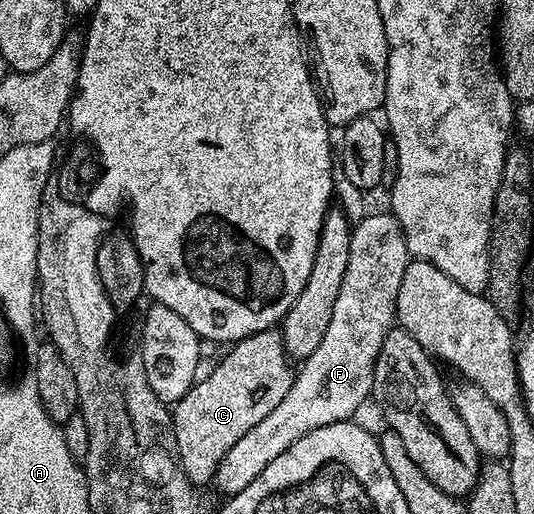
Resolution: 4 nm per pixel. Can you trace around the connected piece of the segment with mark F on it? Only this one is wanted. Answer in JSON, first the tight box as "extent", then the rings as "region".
{"extent":[214,212,410,496],"region":[[[390,212],[384,214],[368,214],[359,223],[352,227],[350,236],[350,254],[346,260],[346,276],[342,276],[342,288],[338,291],[338,301],[334,304],[334,316],[330,316],[330,328],[326,328],[326,337],[318,348],[308,358],[303,359],[301,370],[295,371],[290,392],[282,396],[282,404],[270,412],[260,423],[254,424],[230,452],[218,464],[214,486],[231,496],[242,492],[270,464],[277,456],[282,456],[294,440],[302,440],[306,432],[314,432],[314,428],[326,428],[326,424],[338,424],[349,421],[352,414],[364,401],[369,401],[372,385],[374,384],[374,364],[378,360],[378,352],[386,340],[389,330],[393,329],[396,322],[396,301],[398,288],[402,288],[402,272],[406,272],[410,255],[406,248],[406,240],[398,220]]]}

